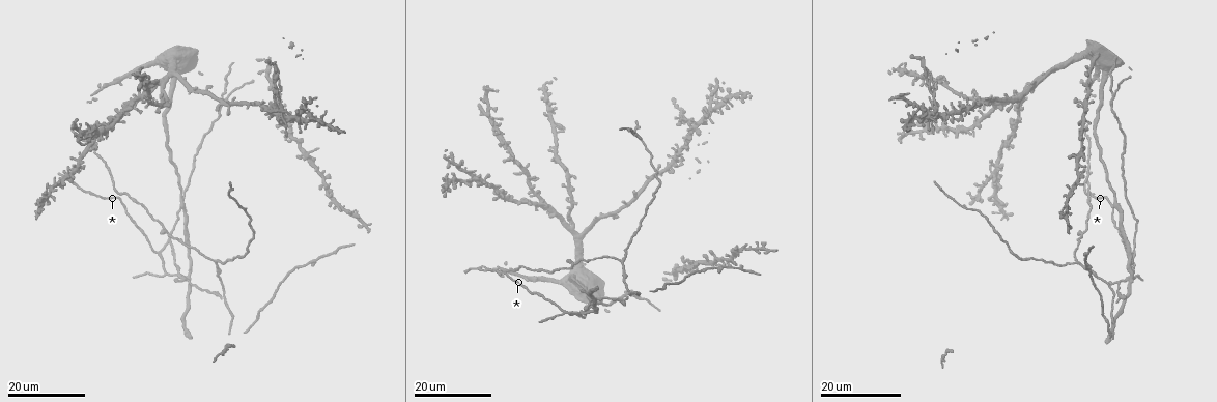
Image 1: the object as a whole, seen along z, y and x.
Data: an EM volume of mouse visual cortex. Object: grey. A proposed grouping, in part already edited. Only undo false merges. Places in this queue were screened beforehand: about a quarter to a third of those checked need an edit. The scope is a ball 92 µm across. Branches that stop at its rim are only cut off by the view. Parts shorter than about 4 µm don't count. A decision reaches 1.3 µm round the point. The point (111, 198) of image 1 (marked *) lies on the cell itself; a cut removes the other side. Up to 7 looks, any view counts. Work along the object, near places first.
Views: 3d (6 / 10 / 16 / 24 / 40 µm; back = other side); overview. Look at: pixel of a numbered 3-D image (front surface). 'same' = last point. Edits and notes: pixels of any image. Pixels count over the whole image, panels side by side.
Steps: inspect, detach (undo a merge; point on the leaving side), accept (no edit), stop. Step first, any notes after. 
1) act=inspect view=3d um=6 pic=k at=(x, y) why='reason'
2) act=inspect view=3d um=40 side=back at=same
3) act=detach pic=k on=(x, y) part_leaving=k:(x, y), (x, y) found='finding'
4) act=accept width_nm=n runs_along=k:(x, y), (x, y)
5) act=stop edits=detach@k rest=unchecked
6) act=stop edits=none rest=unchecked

act=inspect view=3d um=24 pic=1 at=(171, 240) why='three-way junction'

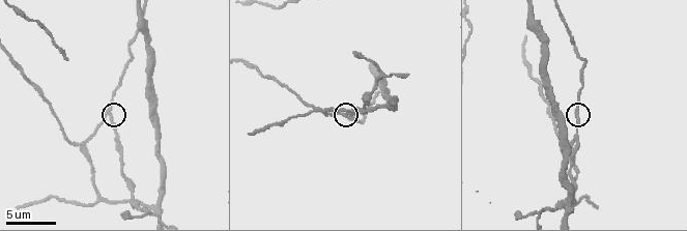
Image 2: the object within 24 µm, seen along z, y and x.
act=inspect view=3d um=6 pic=2 at=(341, 113)

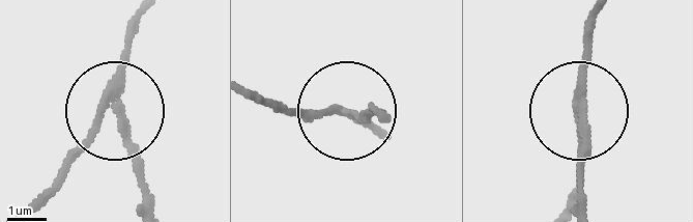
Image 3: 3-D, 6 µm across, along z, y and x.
act=detach pic=3 on=(143, 160) part_leaving=3:(120, 106), (140, 202) found='a second cell is stuck on'

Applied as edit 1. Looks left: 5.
act=inspect view=overview

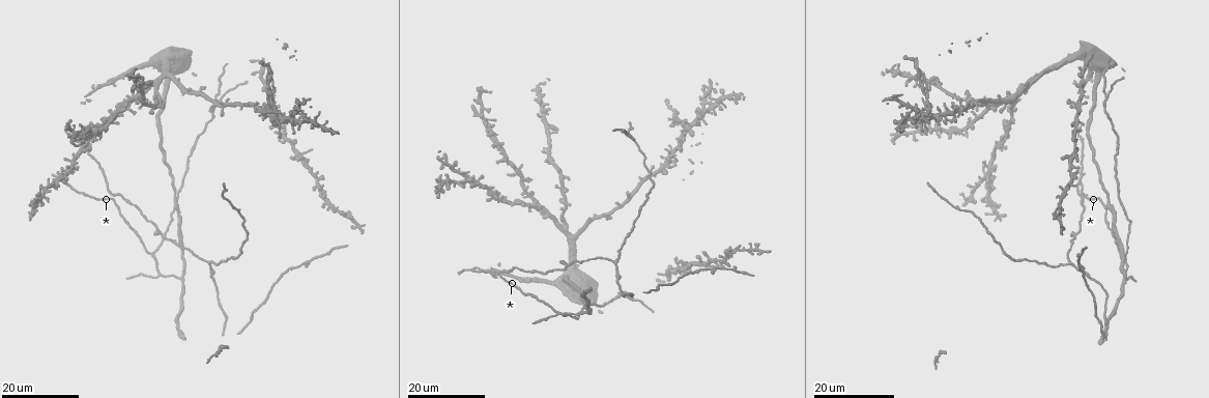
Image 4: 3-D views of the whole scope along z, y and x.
act=inspect view=3d um=16 pic=4 at=(1071, 265) why='three arms meet'

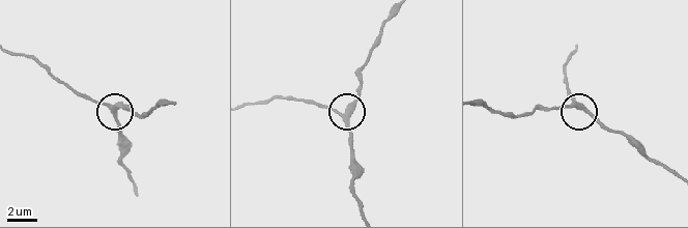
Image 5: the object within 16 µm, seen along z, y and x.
act=inspect view=3d um=10 pic=5 at=(113, 108)

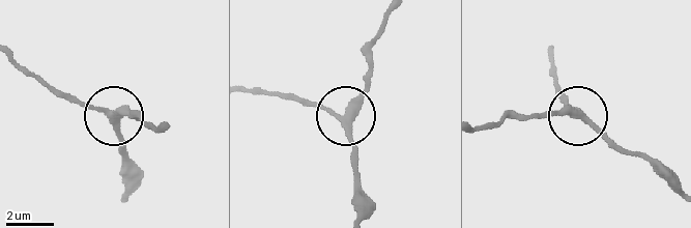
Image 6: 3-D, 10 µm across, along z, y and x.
act=accept found='continuous, no second cell'

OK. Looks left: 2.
act=inspect view=3d um=16 pic=4 at=(562, 228) why='four arms meet'

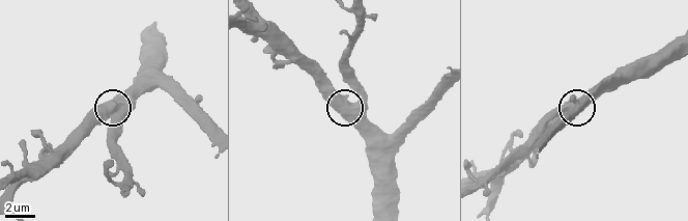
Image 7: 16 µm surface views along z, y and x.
act=inspect view=3d um=10 pic=7 at=(123, 103)

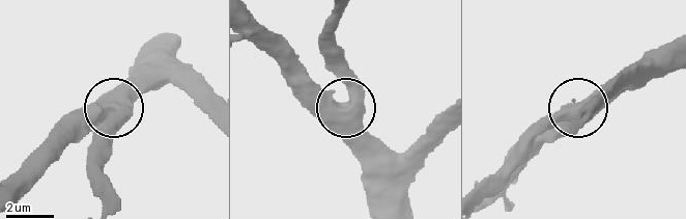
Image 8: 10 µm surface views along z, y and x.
act=accept width_nm=560 found='all the same cell'

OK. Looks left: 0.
act=stop edits=detach@3 rest=unchecked

